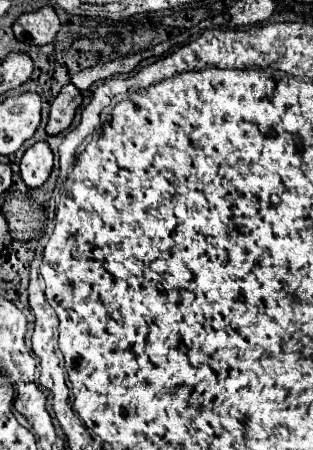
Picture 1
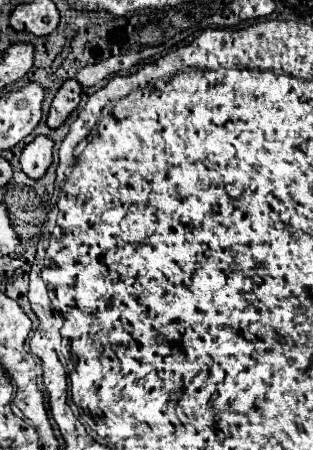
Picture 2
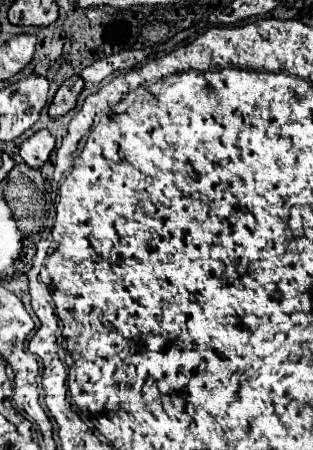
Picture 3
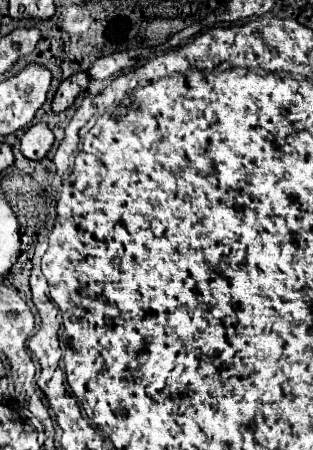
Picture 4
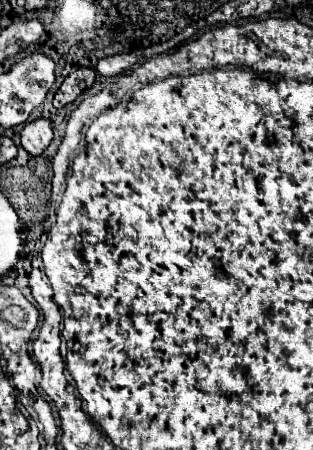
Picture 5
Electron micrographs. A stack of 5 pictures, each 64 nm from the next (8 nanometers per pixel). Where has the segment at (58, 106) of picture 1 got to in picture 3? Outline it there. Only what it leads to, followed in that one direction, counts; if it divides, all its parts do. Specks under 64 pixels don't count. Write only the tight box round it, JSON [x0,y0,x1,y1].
[48,76,84,118]

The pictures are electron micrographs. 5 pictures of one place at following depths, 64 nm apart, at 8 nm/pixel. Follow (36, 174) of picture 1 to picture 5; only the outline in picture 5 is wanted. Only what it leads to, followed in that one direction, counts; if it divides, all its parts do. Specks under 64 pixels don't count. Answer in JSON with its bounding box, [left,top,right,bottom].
[20,118,52,156]

